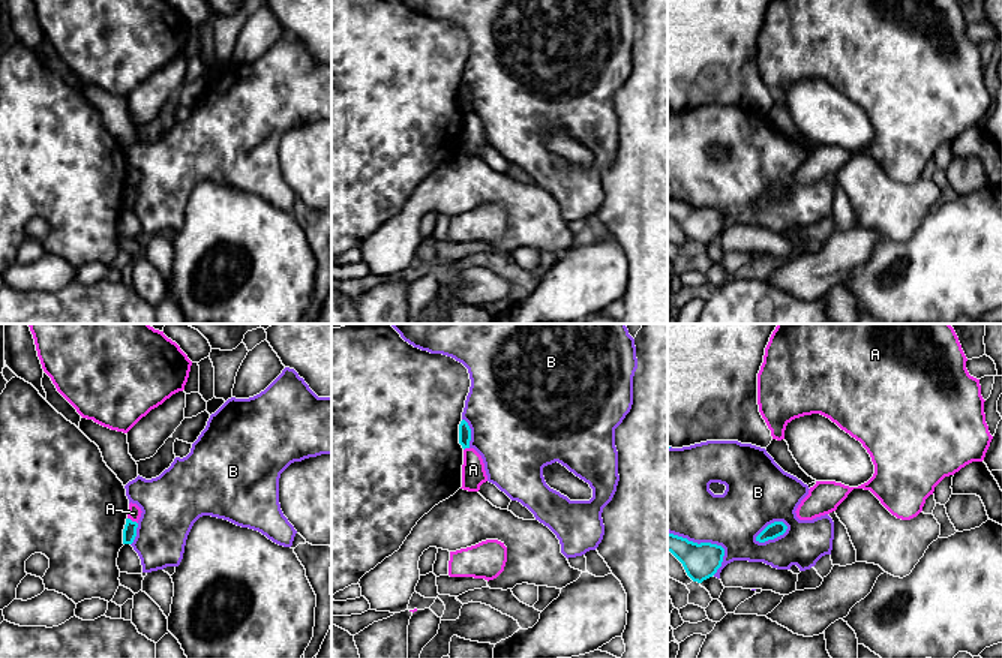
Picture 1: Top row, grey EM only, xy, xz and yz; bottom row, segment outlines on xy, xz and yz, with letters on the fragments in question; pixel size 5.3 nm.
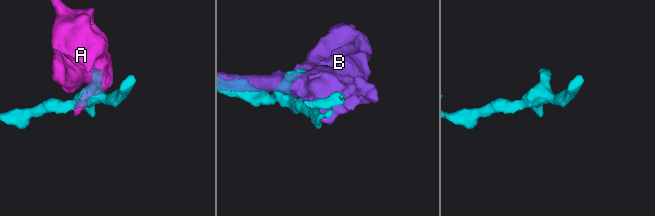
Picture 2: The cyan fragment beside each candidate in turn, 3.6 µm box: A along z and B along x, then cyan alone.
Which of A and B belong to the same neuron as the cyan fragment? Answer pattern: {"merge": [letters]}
{"merge": []}

